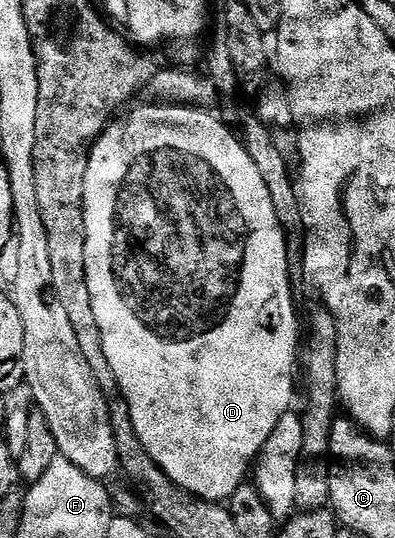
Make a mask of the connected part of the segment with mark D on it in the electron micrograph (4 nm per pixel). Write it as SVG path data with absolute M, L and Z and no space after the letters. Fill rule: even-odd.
M149 103L149 104L150 104L150 105L148 105L148 106L146 106L146 107L140 107L140 108L138 108L138 109L136 109L136 110L134 110L134 111L132 111L132 112L130 112L130 113L129 113L129 114L128 114L128 115L126 115L126 116L124 116L124 117L122 117L122 116L119 116L119 117L118 117L118 118L117 118L117 120L115 120L115 121L114 121L114 122L113 122L113 123L111 123L111 124L109 124L109 125L107 125L107 127L106 127L106 129L105 129L105 131L104 131L104 133L103 133L103 134L102 134L102 136L101 136L101 137L99 137L99 138L98 138L98 141L97 141L97 142L96 142L96 143L95 143L95 145L94 145L94 147L93 147L93 150L92 150L92 151L91 151L91 153L90 153L90 155L89 155L89 163L88 163L88 167L87 167L87 169L86 169L86 175L84 175L84 221L85 221L85 251L84 251L84 259L85 259L85 260L86 260L86 278L87 278L87 279L88 279L88 295L92 295L92 311L93 311L93 312L94 312L94 314L96 314L96 323L97 323L97 324L98 324L98 326L99 326L99 327L100 327L100 339L104 339L104 355L108 355L108 367L112 367L112 371L113 371L113 372L114 372L114 374L115 374L115 375L116 375L116 379L117 379L117 380L118 380L118 390L120 390L120 392L122 392L122 398L123 398L123 399L125 399L125 401L126 401L126 402L127 402L127 403L128 403L128 411L129 411L129 412L130 412L130 414L131 414L131 415L132 415L132 423L133 423L133 424L134 424L134 430L135 430L135 431L136 431L136 435L137 435L137 436L138 436L138 438L139 438L139 439L140 439L140 443L141 443L141 444L142 444L142 446L143 446L143 447L144 447L144 451L148 451L148 455L149 455L149 456L150 456L150 458L151 458L151 459L153 459L153 460L154 460L154 461L155 461L155 463L157 463L157 465L158 465L158 466L160 466L160 467L161 467L161 468L162 468L162 470L163 470L163 471L164 471L164 475L168 475L168 479L172 479L172 483L176 483L176 484L177 484L177 485L178 485L178 486L179 486L179 487L180 487L180 488L181 488L181 489L186 489L186 490L187 490L187 491L188 491L188 492L189 492L189 493L194 493L194 494L196 494L196 496L197 496L197 497L202 497L202 498L203 498L203 499L204 499L204 500L205 500L205 501L216 501L216 502L219 502L219 503L226 503L226 502L229 502L229 501L230 501L230 500L231 500L231 498L233 498L233 497L234 497L234 496L235 496L235 493L236 493L236 492L237 492L237 490L238 490L238 489L239 489L239 488L241 488L241 486L242 486L242 485L243 485L243 484L244 484L244 482L245 482L245 481L246 481L246 480L247 480L247 477L246 477L246 472L248 472L248 474L249 474L249 473L250 473L250 472L251 472L251 469L252 469L252 466L253 466L253 465L254 465L254 464L255 464L255 462L256 462L256 461L257 461L257 460L258 460L258 455L259 455L259 453L260 453L260 451L261 451L261 449L262 449L262 448L263 448L263 447L264 447L264 445L265 445L265 444L266 444L266 442L267 442L267 441L268 441L268 439L269 439L269 436L270 436L270 435L272 435L272 431L274 431L274 430L275 430L275 428L276 428L276 423L279 423L279 421L280 421L280 419L281 419L281 417L282 417L282 416L283 416L283 415L284 415L284 414L286 414L286 413L288 413L288 412L291 412L291 409L292 409L292 406L293 406L293 405L290 405L290 404L292 404L292 403L293 403L293 401L294 401L294 372L296 372L296 371L297 371L297 372L299 372L299 369L300 369L300 342L301 342L301 341L302 341L302 340L303 340L303 337L304 337L304 325L303 325L303 322L302 322L302 325L301 325L301 323L300 323L300 322L298 322L298 311L297 311L297 309L296 309L296 308L295 308L295 307L294 307L294 295L293 295L293 293L292 293L292 289L291 289L291 287L290 287L290 261L289 261L289 259L288 259L288 258L286 258L286 240L288 240L288 234L287 234L287 232L286 232L286 230L285 230L285 229L283 229L283 228L282 228L282 224L280 224L280 223L279 223L279 221L278 221L278 217L277 217L277 216L276 216L276 215L275 215L275 205L274 205L274 204L273 204L273 203L272 203L272 197L271 197L271 192L270 192L270 190L269 190L269 189L268 189L268 187L267 187L267 184L266 184L266 182L265 182L265 181L264 181L264 175L263 175L263 174L262 174L262 172L261 172L261 171L260 171L260 167L256 167L256 163L254 163L254 162L253 162L253 161L252 161L252 155L250 155L250 154L249 154L249 153L248 153L248 151L247 151L247 150L246 150L246 146L245 146L245 145L243 145L243 144L242 144L242 142L241 142L241 140L240 140L240 139L239 139L239 136L238 136L238 135L237 135L237 132L236 132L236 131L235 131L235 130L234 130L234 129L233 129L233 128L232 128L232 127L231 127L231 126L230 126L230 125L229 125L229 124L226 124L226 123L224 123L224 121L222 121L222 119L221 119L221 118L218 118L218 117L217 117L217 116L216 116L216 115L215 115L215 114L214 114L214 116L213 116L213 115L212 115L212 114L213 114L213 112L210 112L210 111L209 111L209 110L201 110L201 109L195 109L195 108L194 108L194 107L193 107L193 106L182 106L182 105L171 105L171 104L169 104L169 103ZM113 141L118 141L118 149L116 149L116 148L114 148L114 145L113 145ZM246 243L250 243L250 265L246 265ZM204 257L210 257L210 261L220 261L220 293L222 293L222 295L224 295L224 297L222 297L222 295L220 295L220 299L228 299L228 301L226 301L226 307L224 307L224 309L226 309L226 311L222 311L222 313L224 313L224 317L222 317L222 319L220 319L220 321L222 321L222 323L221 323L221 326L220 326L220 327L219 327L219 328L215 328L215 329L213 329L213 330L210 330L210 329L208 329L208 328L207 328L207 326L206 326L206 324L205 324L205 323L204 323L204 317L202 317L202 318L200 318L200 319L198 319L198 315L202 315L202 314L201 314L201 313L198 313L198 311L201 311L201 309L198 309L198 299L194 299L194 297L201 297L201 295L202 295L202 289L200 289L200 285L198 285L198 287L196 287L196 285L192 285L192 283L190 283L190 281L202 281L202 259L204 259ZM267 269L268 269L268 270L269 270L269 277L270 277L270 278L271 278L271 281L270 281L270 284L269 284L269 286L268 286L268 288L266 288L266 286L265 286L265 285L250 285L250 277L254 277L254 281L258 281L258 277L262 277L262 273L266 273L266 270L267 270Z

